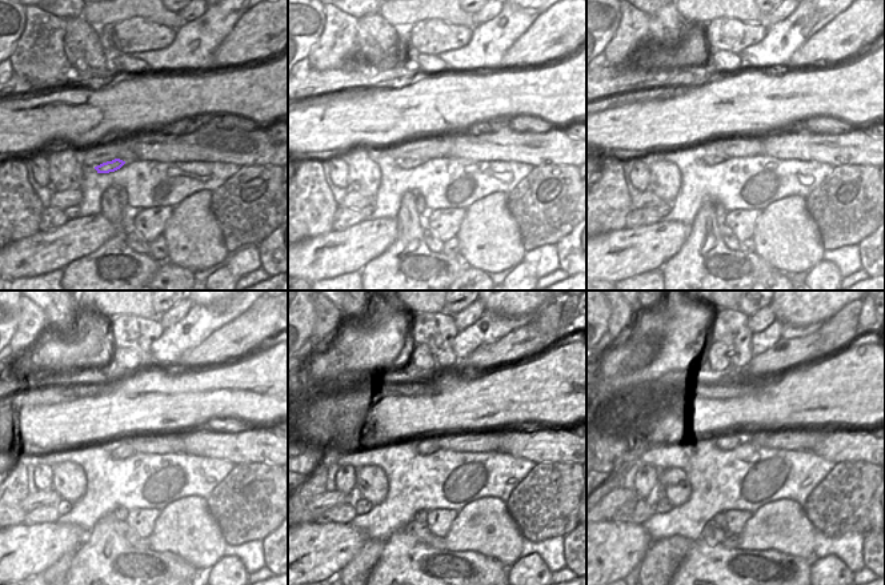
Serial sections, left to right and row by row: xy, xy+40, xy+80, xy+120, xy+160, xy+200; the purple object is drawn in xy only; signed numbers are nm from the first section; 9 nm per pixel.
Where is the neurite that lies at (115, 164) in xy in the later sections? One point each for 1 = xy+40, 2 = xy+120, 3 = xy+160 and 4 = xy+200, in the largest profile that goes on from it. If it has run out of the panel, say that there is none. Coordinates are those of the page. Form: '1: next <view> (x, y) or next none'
1: next xy+40 (403, 163)
2: next xy+120 (120, 449)
3: next xy+160 (427, 444)
4: next xy+200 (728, 441)

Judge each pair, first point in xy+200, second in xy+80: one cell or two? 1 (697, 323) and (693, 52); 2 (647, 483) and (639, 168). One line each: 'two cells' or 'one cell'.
1: one cell
2: one cell

